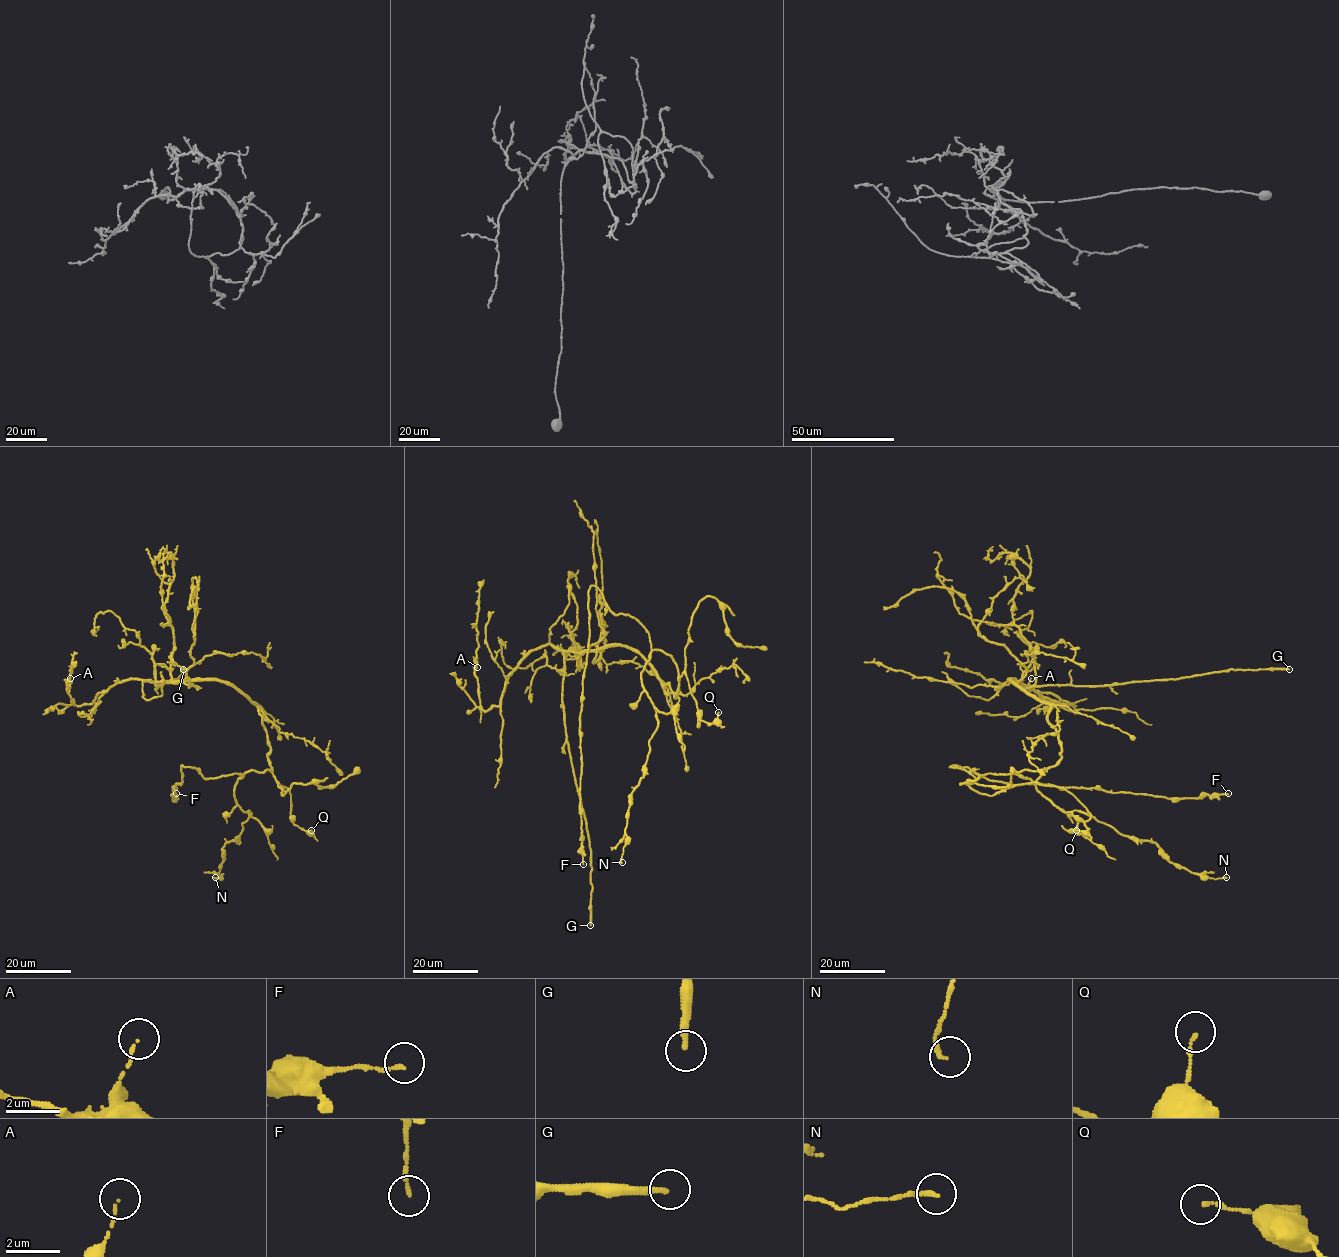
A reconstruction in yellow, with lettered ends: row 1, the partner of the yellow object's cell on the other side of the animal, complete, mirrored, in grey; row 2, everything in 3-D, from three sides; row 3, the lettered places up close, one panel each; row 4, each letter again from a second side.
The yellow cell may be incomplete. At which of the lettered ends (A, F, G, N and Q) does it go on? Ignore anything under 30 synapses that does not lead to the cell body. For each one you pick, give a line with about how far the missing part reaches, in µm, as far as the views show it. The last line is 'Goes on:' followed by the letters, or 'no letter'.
G: Missing length about 70 µm
Goes on: G

